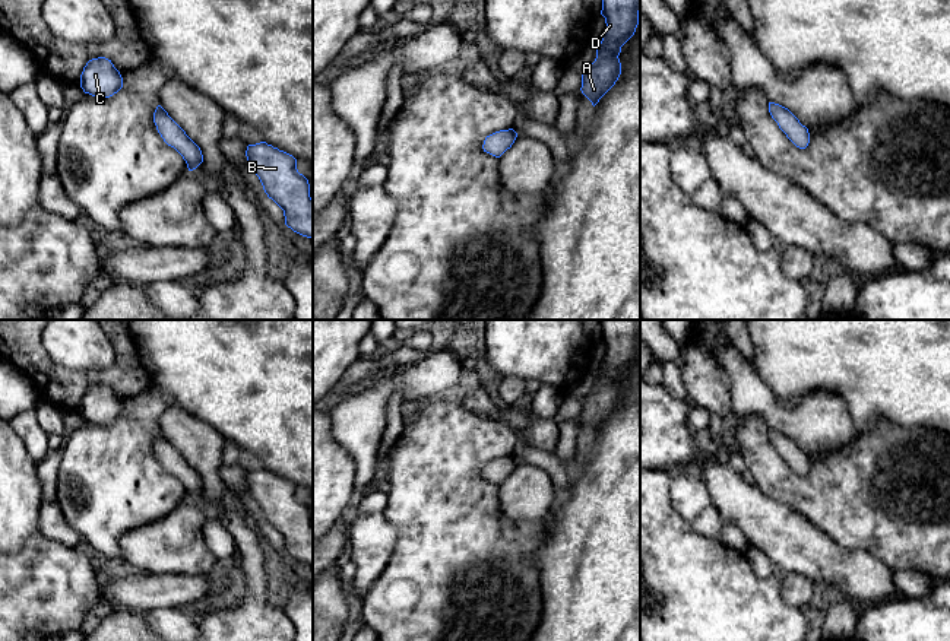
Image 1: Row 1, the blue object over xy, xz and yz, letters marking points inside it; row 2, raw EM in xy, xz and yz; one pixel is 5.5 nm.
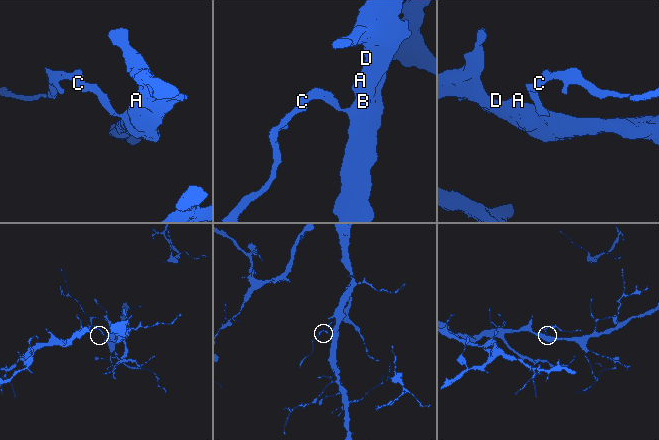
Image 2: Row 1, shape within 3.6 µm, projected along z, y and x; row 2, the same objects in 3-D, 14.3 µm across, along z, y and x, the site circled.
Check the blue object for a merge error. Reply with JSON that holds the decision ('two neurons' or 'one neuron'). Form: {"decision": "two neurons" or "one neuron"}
{"decision": "two neurons"}

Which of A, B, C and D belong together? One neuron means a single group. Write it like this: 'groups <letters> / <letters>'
groups A B D / C

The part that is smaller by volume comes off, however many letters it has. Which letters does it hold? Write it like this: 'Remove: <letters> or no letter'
Remove: C

